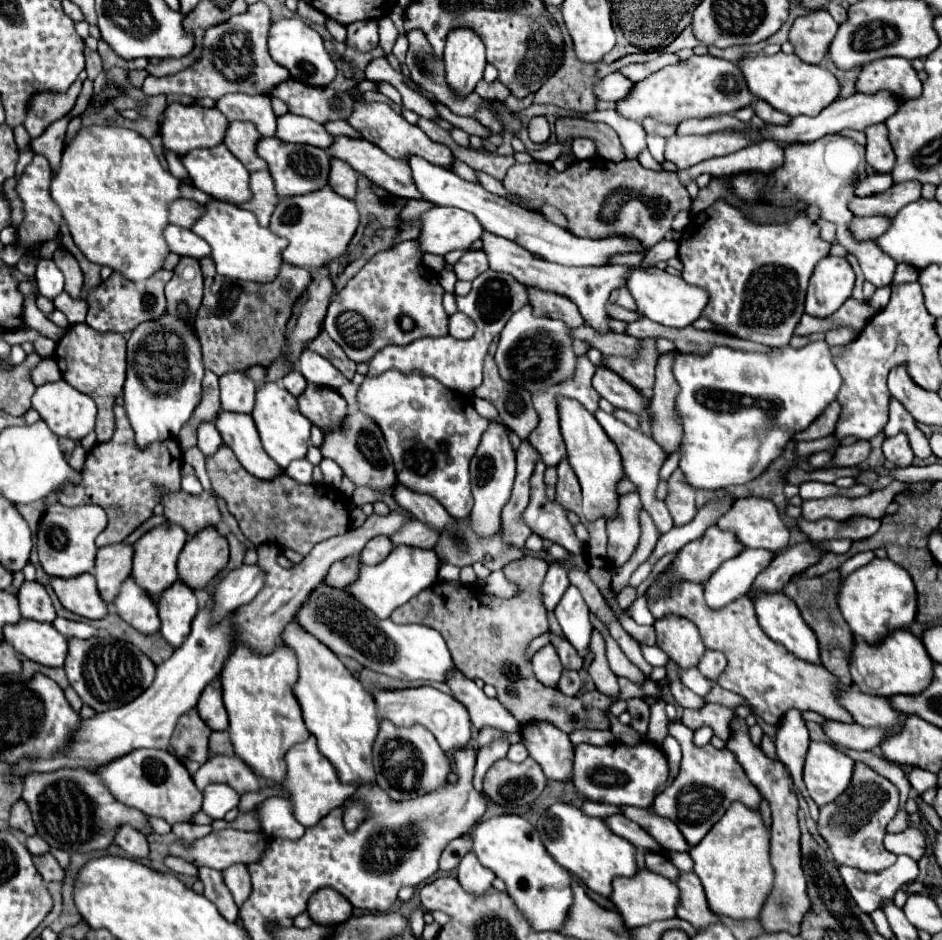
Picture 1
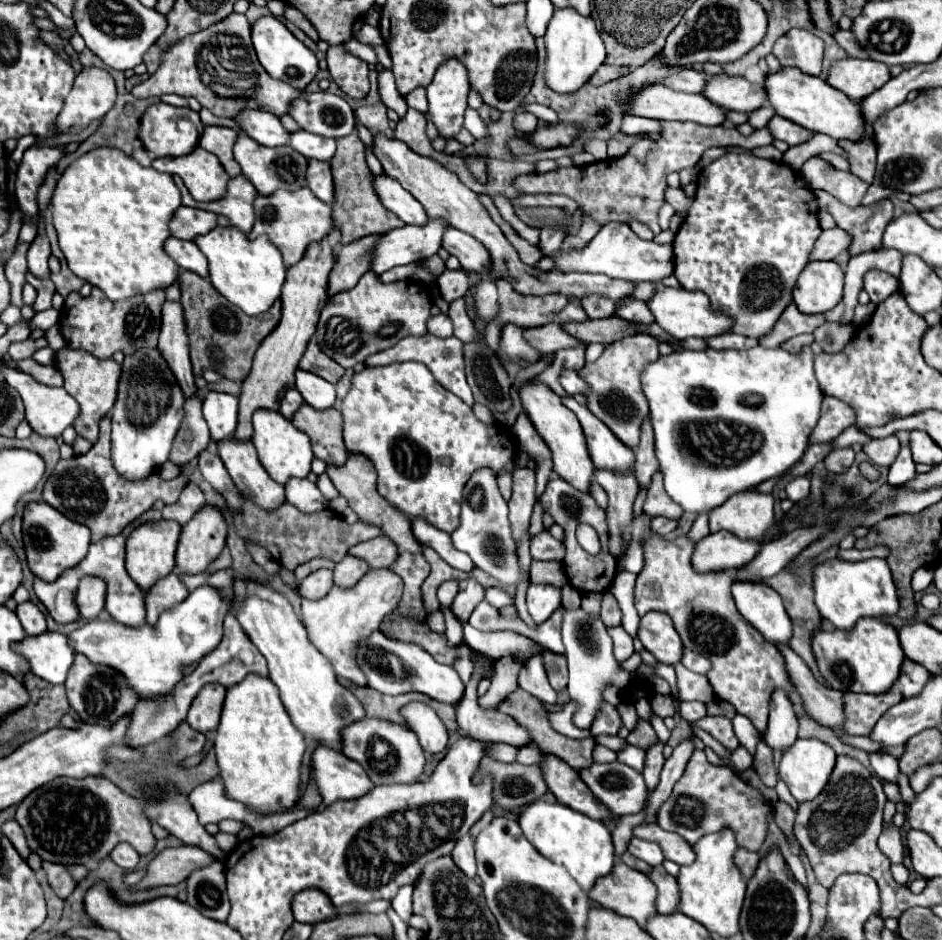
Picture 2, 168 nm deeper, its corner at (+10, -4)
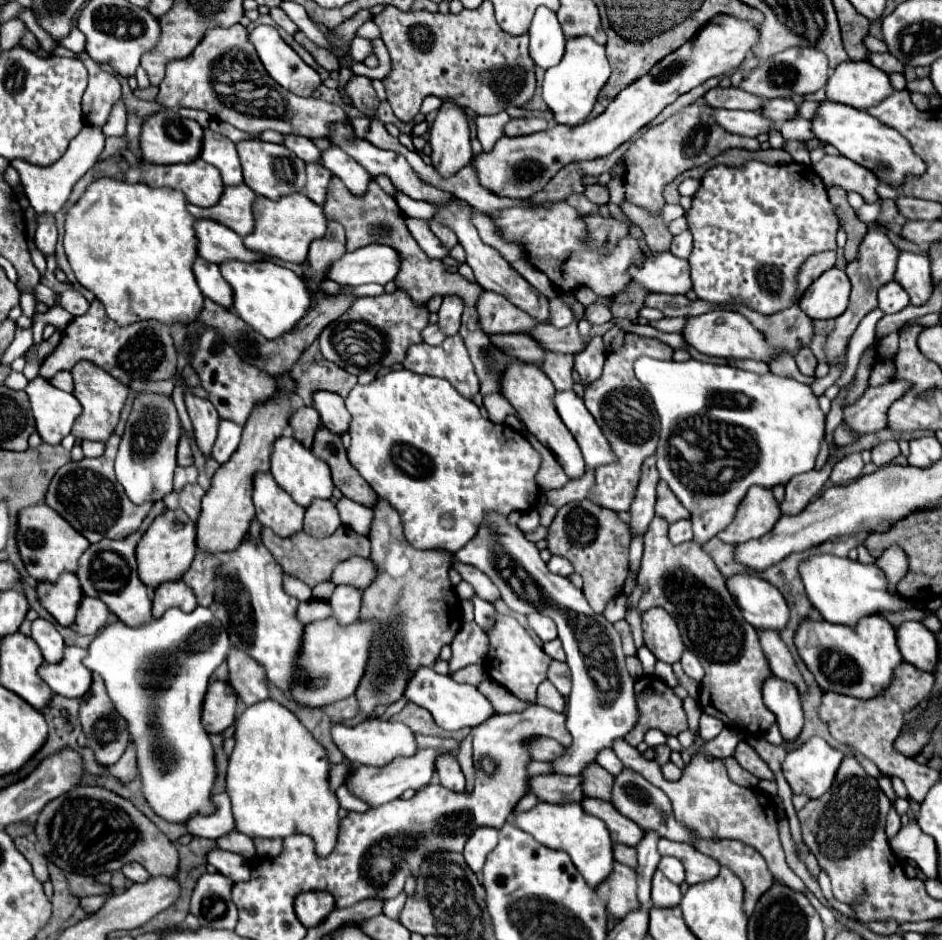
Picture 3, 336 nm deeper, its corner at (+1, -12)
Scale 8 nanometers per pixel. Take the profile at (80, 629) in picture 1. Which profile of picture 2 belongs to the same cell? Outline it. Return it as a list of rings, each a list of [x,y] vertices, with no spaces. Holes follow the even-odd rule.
[[[203,585],[203,587],[197,587],[193,593],[189,593],[189,597],[181,605],[161,613],[155,627],[143,625],[143,627],[131,629],[131,627],[125,627],[125,625],[119,625],[113,619],[111,621],[95,619],[95,621],[91,621],[95,625],[83,625],[83,627],[75,629],[73,633],[69,633],[69,643],[73,645],[73,649],[77,653],[87,655],[93,663],[115,667],[121,675],[127,677],[129,685],[139,693],[139,697],[163,695],[169,689],[173,689],[177,681],[181,681],[185,665],[201,661],[201,657],[205,653],[213,651],[219,645],[219,641],[223,637],[223,617],[225,617],[227,611],[229,611],[229,599],[225,599],[219,589],[215,589],[211,585]]]

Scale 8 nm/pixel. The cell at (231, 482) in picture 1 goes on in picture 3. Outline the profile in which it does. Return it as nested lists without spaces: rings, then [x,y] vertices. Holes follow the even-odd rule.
[[[340,525],[340,529],[336,529],[334,535],[326,537],[326,539],[316,539],[306,535],[304,531],[292,535],[290,539],[282,539],[282,537],[274,537],[274,533],[270,529],[262,529],[262,541],[266,545],[266,549],[278,559],[278,563],[284,567],[284,573],[290,577],[296,577],[300,581],[304,581],[308,587],[314,587],[320,581],[328,579],[328,571],[332,571],[340,561],[346,561],[350,557],[370,557],[370,541],[362,535],[356,535],[350,527]]]

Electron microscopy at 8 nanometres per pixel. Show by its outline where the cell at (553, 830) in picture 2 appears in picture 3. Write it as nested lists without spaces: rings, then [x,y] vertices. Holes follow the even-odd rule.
[[[538,803],[534,809],[518,813],[514,823],[518,829],[530,833],[538,843],[566,851],[590,887],[596,887],[610,875],[614,865],[610,833],[606,825],[598,817],[588,815],[580,803]]]

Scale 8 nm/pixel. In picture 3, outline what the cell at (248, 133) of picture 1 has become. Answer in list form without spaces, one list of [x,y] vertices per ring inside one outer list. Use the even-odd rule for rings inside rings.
[[[206,129],[200,157],[206,163],[218,167],[224,185],[242,183],[242,169],[240,169],[240,159],[236,155],[236,145],[228,137]]]

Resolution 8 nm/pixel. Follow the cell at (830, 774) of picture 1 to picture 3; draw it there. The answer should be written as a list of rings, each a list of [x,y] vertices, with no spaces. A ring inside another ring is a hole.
[[[810,737],[786,755],[782,771],[796,795],[808,795],[814,799],[830,789],[842,759],[844,753],[840,749],[830,747],[820,737]]]

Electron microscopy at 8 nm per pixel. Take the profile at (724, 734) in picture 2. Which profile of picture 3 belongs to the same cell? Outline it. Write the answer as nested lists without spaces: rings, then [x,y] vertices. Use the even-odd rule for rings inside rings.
[[[740,741],[740,743],[738,743],[736,753],[734,753],[734,759],[742,765],[742,769],[750,771],[750,773],[756,775],[758,779],[774,781],[774,773],[770,771],[770,767],[760,759],[760,755],[758,755],[746,741]]]

